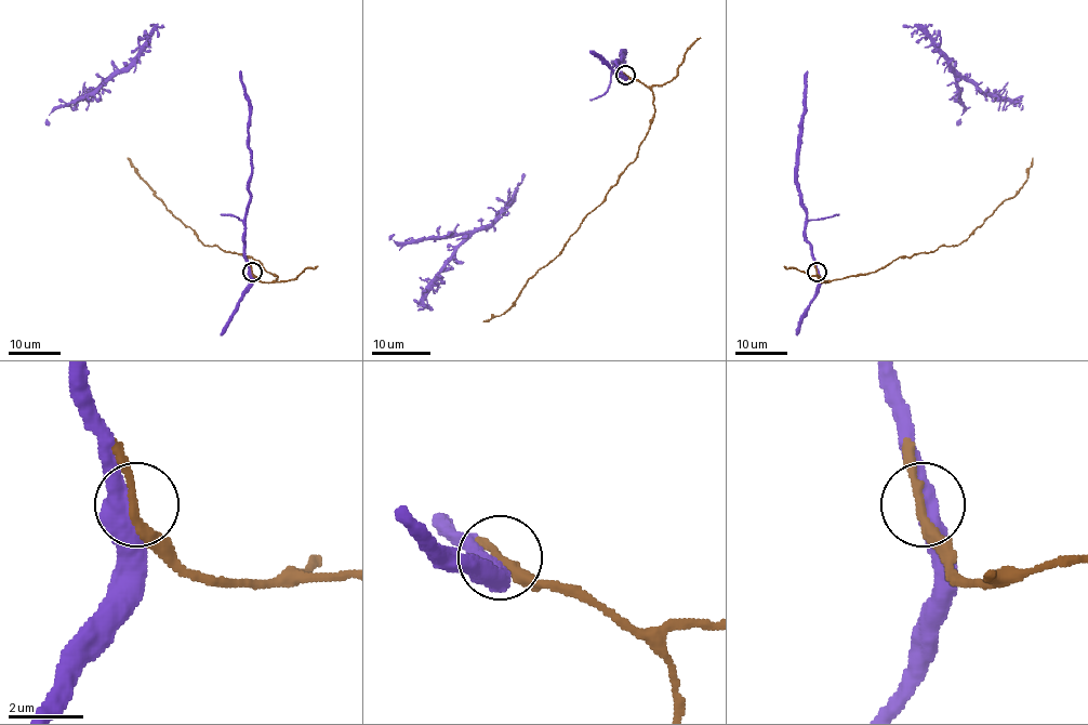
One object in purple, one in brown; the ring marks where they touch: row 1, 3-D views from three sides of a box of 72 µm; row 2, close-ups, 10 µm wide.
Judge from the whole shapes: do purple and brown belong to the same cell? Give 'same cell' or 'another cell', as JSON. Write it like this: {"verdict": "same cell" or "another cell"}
{"verdict": "same cell"}

